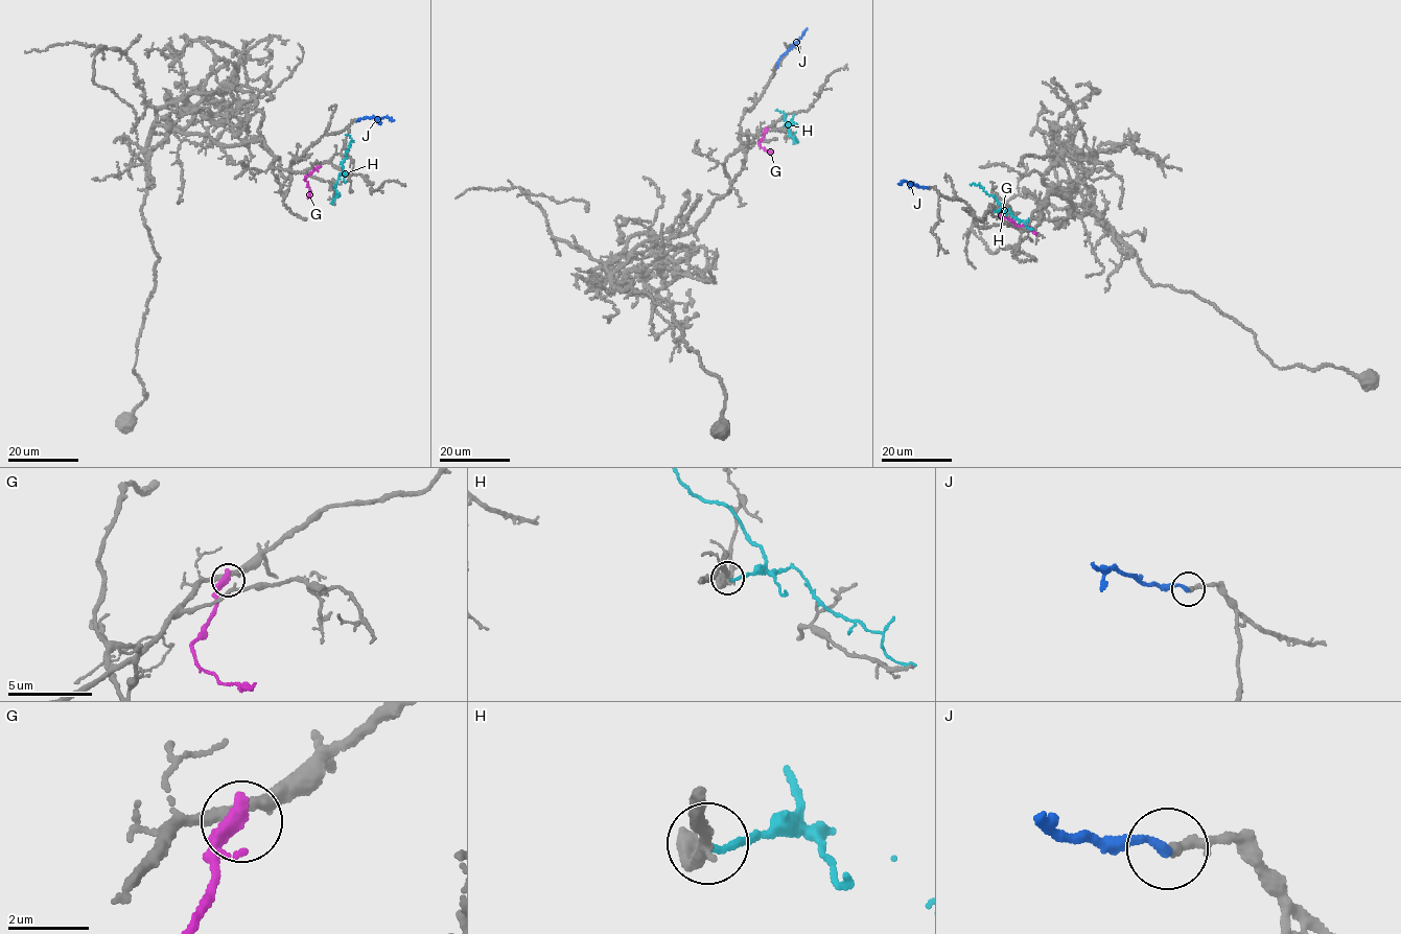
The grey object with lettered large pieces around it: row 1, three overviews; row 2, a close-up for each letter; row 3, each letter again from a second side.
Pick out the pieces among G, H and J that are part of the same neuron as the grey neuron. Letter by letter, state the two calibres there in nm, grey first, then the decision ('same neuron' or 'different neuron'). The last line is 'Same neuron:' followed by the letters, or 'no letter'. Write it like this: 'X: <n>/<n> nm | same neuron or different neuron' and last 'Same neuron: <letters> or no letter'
G: 180/460 nm | different neuron
H: 280/180 nm | different neuron
J: 300/200 nm | same neuron
Same neuron: J

